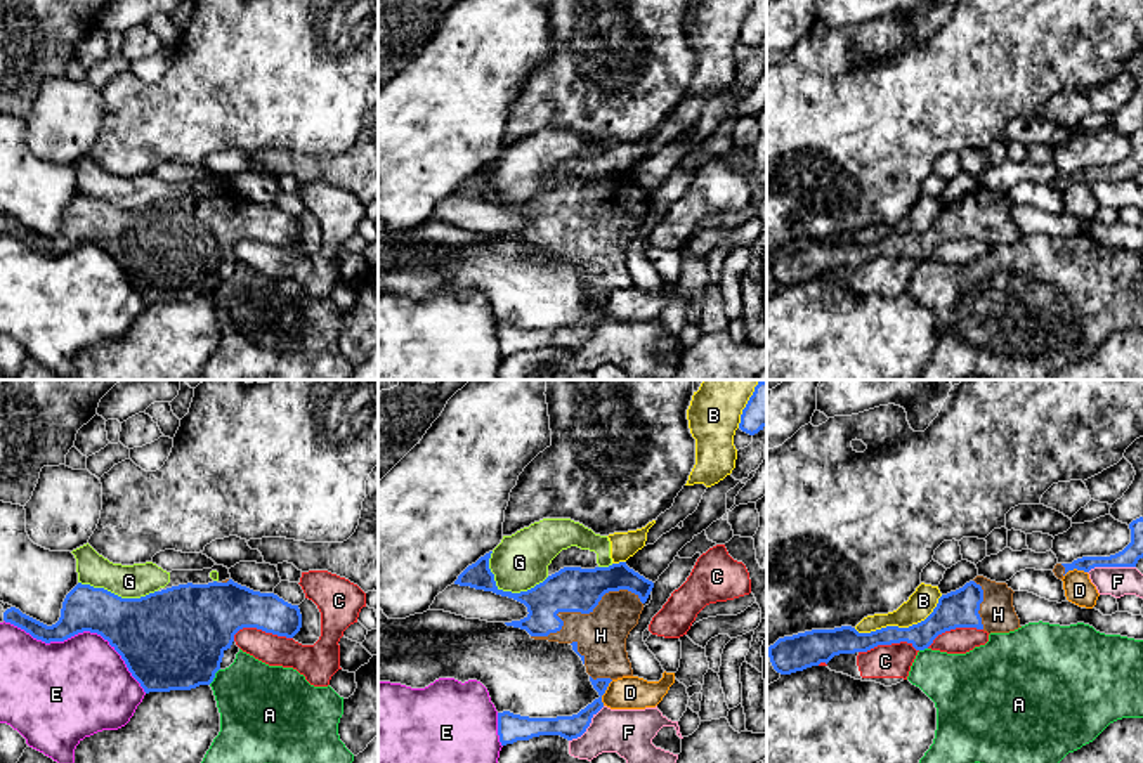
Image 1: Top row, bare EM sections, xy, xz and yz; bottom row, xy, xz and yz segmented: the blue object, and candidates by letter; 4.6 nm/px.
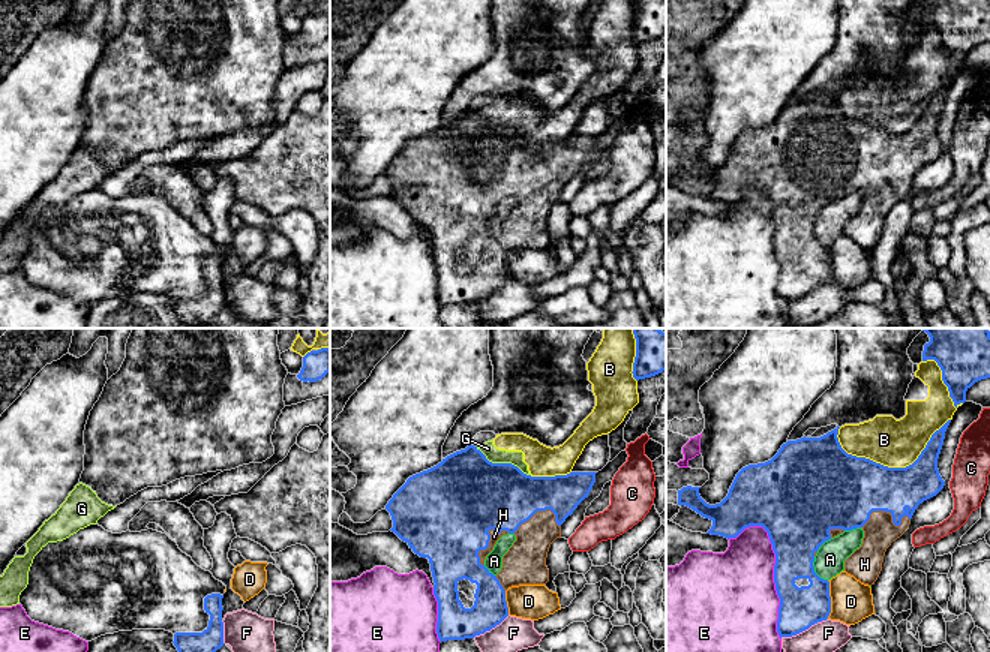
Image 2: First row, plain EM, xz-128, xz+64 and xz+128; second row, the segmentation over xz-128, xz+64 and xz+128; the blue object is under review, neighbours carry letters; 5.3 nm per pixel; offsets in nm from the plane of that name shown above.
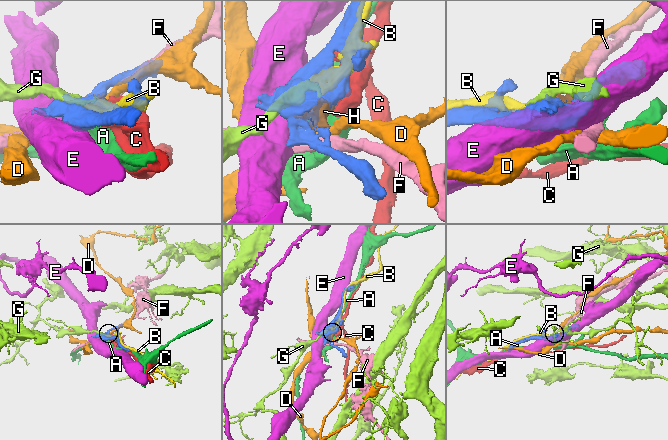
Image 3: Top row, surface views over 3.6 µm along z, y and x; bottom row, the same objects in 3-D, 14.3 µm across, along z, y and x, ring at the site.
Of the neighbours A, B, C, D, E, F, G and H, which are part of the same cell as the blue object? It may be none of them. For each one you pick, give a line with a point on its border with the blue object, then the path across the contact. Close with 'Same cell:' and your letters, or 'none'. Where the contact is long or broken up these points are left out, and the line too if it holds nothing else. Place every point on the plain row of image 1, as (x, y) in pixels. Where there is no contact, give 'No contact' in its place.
H: Touches blue at xz (578, 222)
Same cell: H

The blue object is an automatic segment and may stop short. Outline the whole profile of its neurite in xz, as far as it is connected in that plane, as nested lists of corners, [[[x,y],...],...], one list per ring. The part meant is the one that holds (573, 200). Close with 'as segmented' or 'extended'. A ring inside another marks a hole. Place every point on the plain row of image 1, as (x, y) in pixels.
[[[491,165],[468,177],[454,192],[460,198],[493,203],[527,218],[527,227],[506,238],[526,241],[534,251],[571,255],[590,286],[598,310],[572,328],[529,329],[498,324],[501,357],[539,347],[581,349],[591,329],[604,319],[602,307],[612,291],[633,288],[626,250],[638,236],[654,194],[626,173],[609,179],[564,179],[543,194],[520,205],[496,198],[489,180]]]; extended

